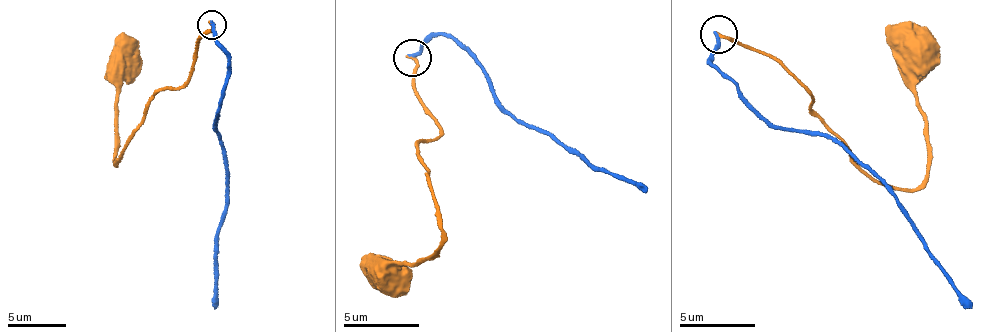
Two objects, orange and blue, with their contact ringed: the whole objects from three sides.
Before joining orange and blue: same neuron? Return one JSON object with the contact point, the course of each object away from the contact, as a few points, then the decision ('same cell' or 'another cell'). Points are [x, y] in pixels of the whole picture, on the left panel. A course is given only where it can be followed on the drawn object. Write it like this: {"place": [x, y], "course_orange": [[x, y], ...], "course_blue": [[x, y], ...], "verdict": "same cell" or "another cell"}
{"place": [212, 25], "course_orange": [[213, 24], [195, 50], [184, 85], [157, 94], [146, 105], [112, 163], [118, 84], [111, 65], [120, 63]], "course_blue": [[213, 24], [213, 38], [227, 63], [219, 114], [213, 124], [224, 152], [228, 193], [213, 258], [213, 308]], "verdict": "another cell"}

